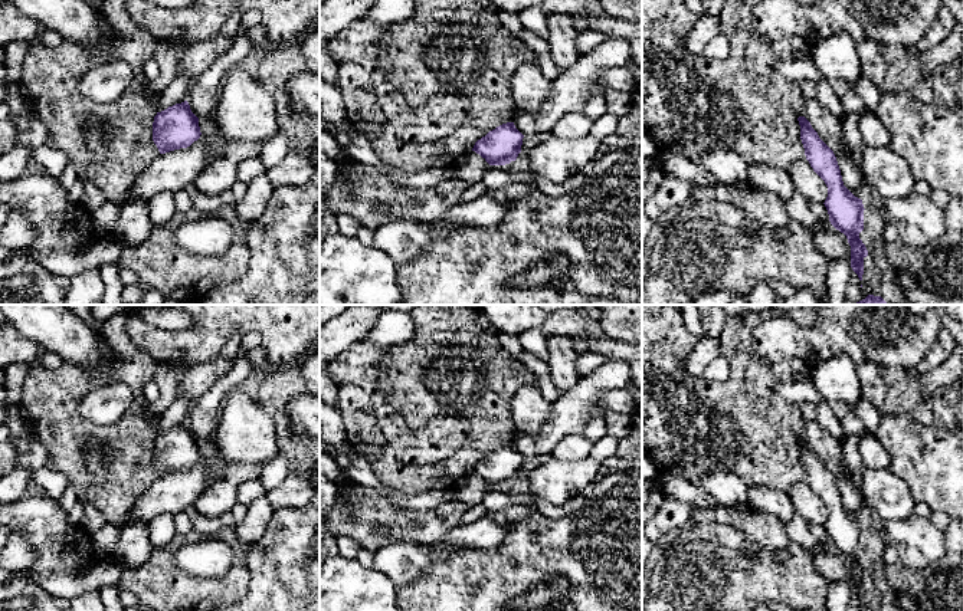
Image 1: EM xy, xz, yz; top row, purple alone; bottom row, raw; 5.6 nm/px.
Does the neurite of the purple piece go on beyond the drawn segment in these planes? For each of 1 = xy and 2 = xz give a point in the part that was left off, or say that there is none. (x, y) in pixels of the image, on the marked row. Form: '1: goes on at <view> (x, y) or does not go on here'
1: does not go on here
2: does not go on here

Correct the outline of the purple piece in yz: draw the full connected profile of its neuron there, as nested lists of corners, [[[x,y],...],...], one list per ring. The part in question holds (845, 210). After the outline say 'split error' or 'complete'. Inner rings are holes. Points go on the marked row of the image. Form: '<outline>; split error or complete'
[[[799,116],[797,121],[806,160],[828,187],[828,197],[823,204],[829,221],[846,236],[851,246],[851,267],[862,280],[864,259],[868,256],[868,250],[859,239],[859,233],[864,230],[865,208],[862,200],[844,185],[833,151],[819,138],[810,122],[805,116]]]; complete

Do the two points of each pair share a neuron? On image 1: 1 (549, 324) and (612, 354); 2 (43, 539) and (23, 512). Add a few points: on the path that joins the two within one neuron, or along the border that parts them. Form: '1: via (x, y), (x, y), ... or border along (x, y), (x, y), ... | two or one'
1: via (564, 324), (583, 324), (598, 338) | one
2: via (43, 532), (30, 519) | one

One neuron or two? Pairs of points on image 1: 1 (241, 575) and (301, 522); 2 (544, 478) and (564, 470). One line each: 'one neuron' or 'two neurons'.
1: two neurons
2: one neuron

